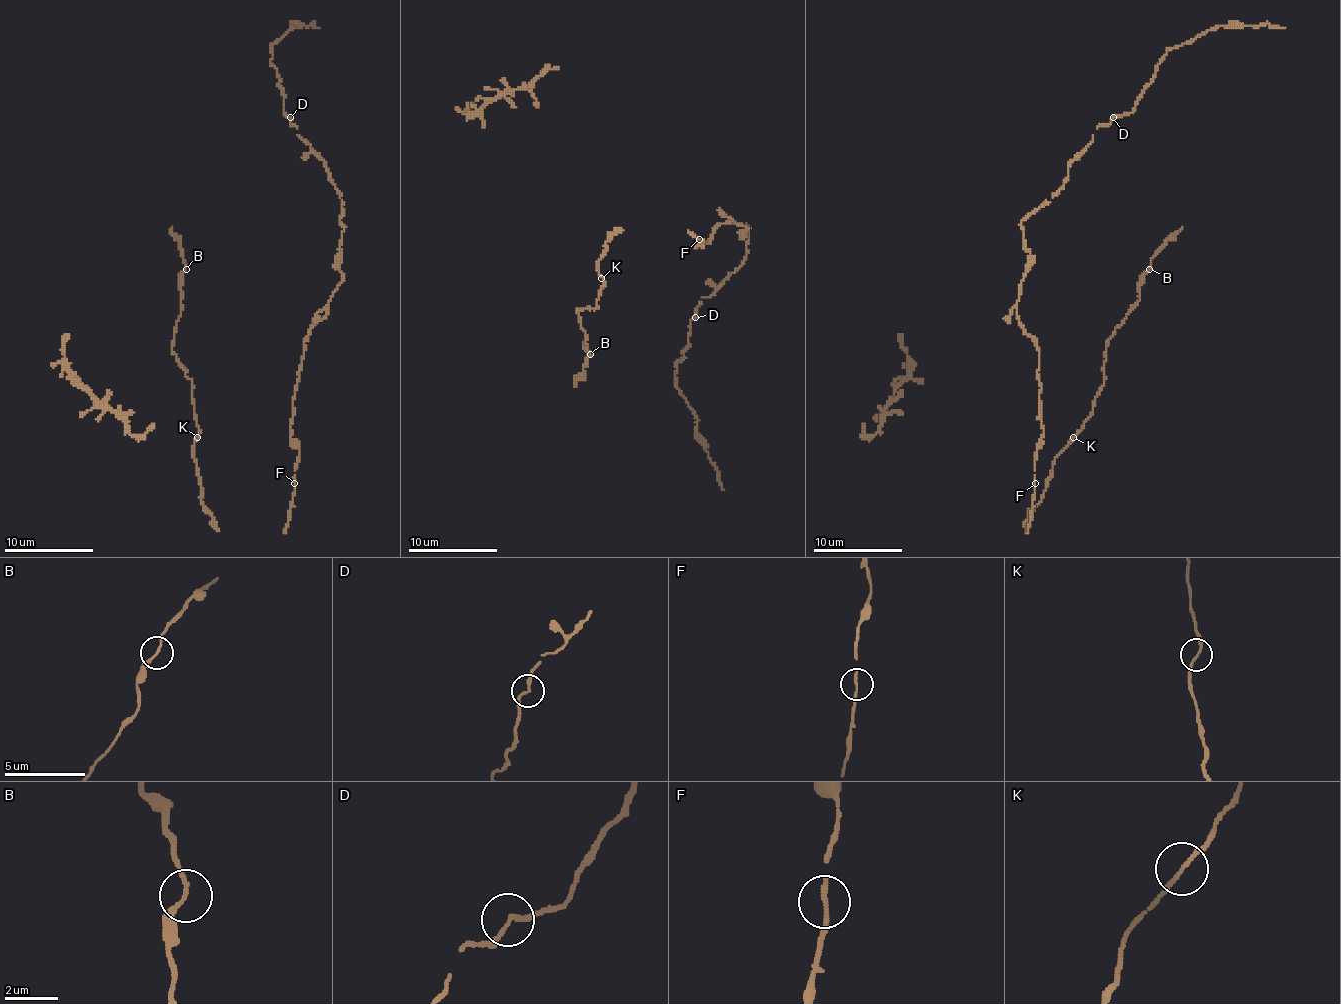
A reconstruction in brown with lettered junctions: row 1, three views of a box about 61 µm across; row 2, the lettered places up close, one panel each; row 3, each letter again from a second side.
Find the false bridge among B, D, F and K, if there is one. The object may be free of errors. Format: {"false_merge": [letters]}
{"false_merge": []}

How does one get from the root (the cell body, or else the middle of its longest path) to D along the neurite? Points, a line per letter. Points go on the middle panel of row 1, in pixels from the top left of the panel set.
D: (699, 246), (721, 223), (742, 223), (744, 234), (748, 226), (744, 261), (701, 297), (695, 317)

